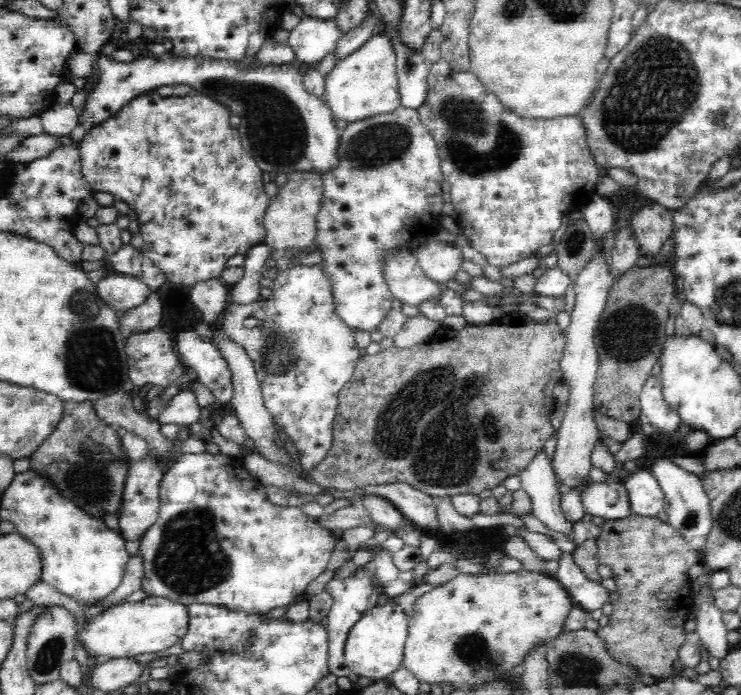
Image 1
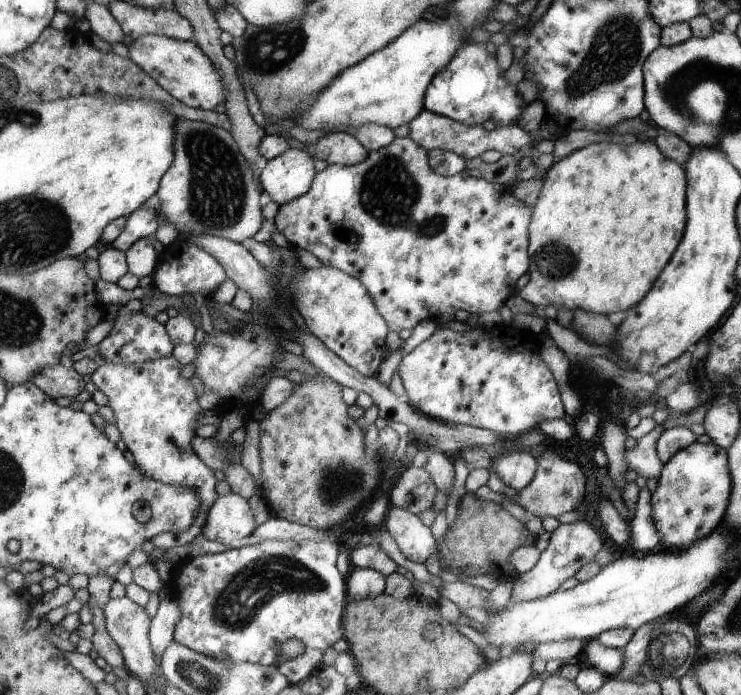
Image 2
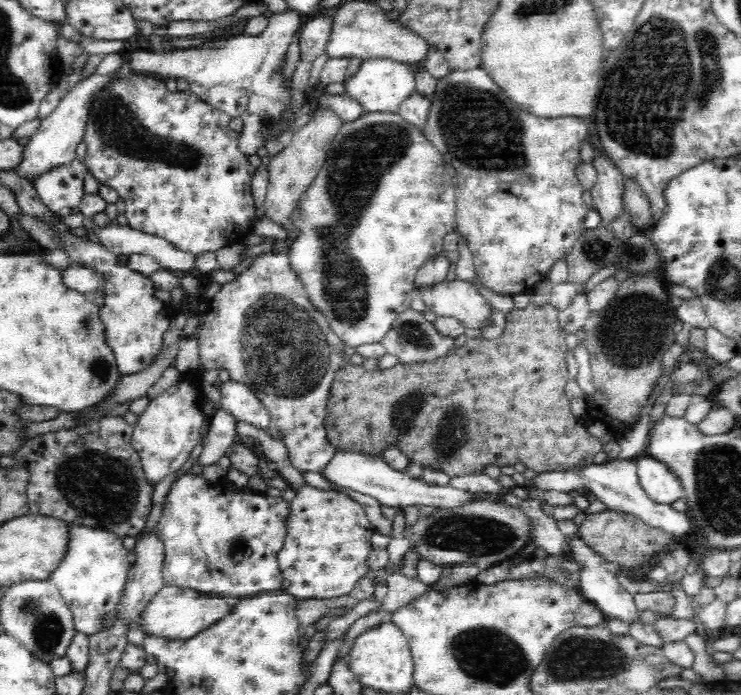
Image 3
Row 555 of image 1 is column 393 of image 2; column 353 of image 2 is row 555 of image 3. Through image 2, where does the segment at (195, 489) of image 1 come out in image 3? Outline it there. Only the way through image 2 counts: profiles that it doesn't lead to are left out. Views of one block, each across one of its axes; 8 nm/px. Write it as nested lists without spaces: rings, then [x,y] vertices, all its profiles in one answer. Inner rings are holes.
[[[186,471],[175,478],[161,504],[161,515],[153,532],[162,543],[163,582],[214,595],[222,599],[242,599],[261,593],[281,593],[285,580],[278,562],[278,552],[286,540],[286,520],[290,516],[290,501],[254,493],[246,487],[236,487],[226,478],[210,483],[202,474]]]

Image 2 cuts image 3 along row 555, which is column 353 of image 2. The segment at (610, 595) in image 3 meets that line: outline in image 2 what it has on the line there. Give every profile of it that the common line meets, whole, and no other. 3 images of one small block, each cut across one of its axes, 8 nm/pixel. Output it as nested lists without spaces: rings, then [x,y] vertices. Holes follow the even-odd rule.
[[[354,567],[346,575],[348,578],[348,593],[351,600],[363,600],[363,598],[377,598],[384,589],[384,574],[368,568]]]

